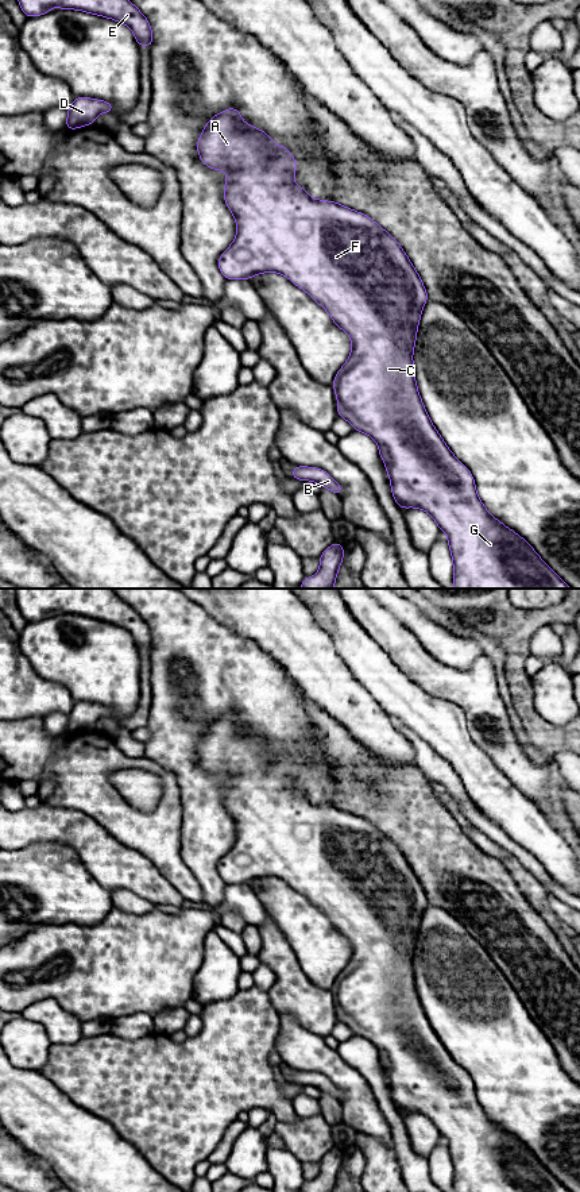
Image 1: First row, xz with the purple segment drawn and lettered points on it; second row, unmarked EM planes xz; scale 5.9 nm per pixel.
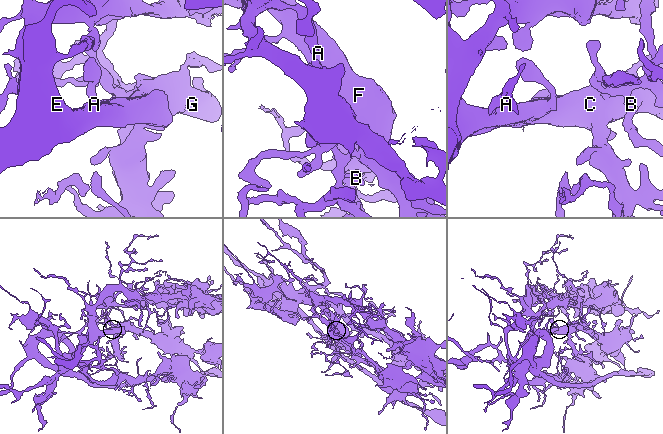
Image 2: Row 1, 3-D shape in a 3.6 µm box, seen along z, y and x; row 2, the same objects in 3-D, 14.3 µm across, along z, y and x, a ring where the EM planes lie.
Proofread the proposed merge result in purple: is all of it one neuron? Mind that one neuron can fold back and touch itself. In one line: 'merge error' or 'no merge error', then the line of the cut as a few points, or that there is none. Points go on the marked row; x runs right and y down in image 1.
no merge error | no cut

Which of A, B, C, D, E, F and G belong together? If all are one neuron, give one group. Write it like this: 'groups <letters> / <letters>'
groups A B C D E F G

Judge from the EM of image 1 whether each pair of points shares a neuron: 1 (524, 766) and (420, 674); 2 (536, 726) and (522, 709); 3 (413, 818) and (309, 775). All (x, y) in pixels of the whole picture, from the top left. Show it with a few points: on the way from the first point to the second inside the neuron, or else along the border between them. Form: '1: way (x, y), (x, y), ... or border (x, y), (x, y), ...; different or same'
1: way (505, 733), (498, 716), (468, 689), (452, 685); same
2: way (533, 722), (526, 713); same
3: border (323, 755), (333, 782), (333, 805); different

